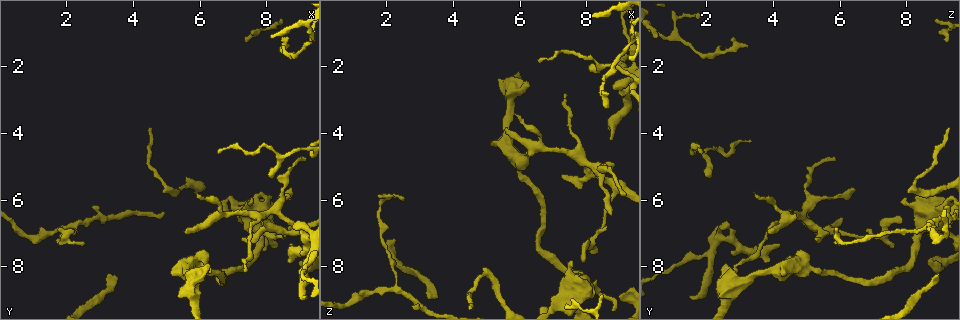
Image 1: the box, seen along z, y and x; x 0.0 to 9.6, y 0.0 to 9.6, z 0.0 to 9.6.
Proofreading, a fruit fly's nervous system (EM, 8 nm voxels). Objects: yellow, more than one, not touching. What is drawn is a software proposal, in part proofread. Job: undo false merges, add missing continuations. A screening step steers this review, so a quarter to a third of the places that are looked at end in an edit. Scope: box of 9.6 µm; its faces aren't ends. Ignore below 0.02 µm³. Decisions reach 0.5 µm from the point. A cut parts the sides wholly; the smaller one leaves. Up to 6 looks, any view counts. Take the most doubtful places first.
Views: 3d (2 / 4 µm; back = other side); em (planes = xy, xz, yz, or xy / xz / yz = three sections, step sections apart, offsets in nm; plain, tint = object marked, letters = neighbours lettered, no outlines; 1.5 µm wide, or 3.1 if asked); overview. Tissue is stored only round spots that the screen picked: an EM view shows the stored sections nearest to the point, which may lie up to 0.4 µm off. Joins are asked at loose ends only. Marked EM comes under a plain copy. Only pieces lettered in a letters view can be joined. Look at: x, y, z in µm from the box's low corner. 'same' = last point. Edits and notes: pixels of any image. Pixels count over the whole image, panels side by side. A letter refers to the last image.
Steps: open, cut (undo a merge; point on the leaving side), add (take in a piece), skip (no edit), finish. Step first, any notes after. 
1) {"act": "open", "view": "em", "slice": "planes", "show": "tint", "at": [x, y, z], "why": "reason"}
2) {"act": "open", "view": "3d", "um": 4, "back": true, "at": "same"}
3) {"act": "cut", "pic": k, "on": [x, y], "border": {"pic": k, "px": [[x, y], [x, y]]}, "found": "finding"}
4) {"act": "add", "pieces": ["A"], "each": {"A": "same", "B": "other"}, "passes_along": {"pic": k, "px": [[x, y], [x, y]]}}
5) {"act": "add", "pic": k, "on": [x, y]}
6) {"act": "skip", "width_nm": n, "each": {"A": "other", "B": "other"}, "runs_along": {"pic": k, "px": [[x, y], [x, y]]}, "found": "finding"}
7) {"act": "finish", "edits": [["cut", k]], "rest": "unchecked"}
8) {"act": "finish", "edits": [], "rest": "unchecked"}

{"act": "open", "view": "em", "slice": "planes", "show": "letters", "at": [3.20, 8.20, 8.90], "why": "an open end"}

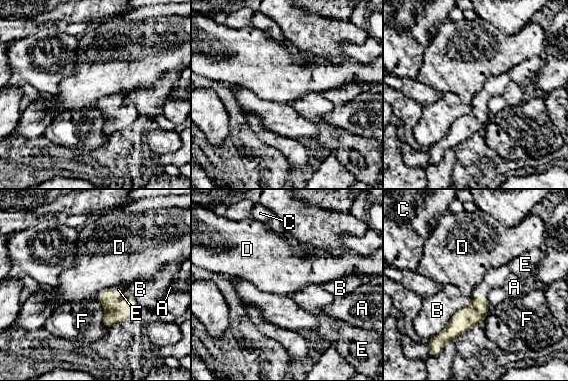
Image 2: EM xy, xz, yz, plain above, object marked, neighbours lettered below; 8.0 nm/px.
{"act": "add", "pieces": ["E"], "each": {"A": "other", "B": "other", "C": "other", "D": "other", "E": "same", "F": "other"}, "passes_along": {"pic": 2, "px": [[117, 309], [119, 296], [118, 289]]}, "found": "the neuron continues"}

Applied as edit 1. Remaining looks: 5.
{"act": "open", "view": "overview"}

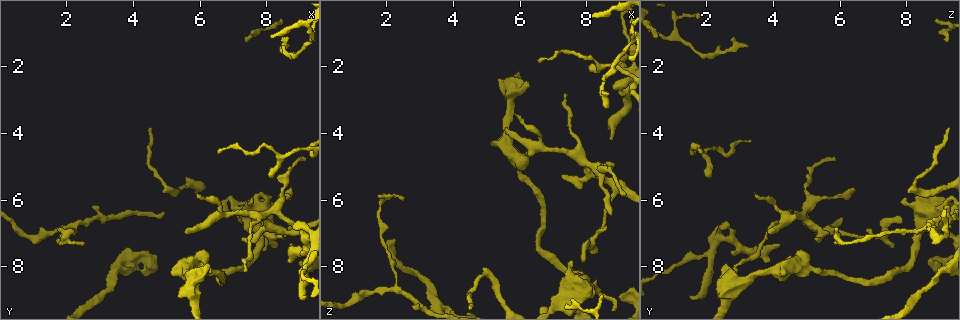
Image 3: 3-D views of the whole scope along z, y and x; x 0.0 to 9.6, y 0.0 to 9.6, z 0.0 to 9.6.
{"act": "open", "view": "3d", "um": 2, "at": [7.45, 8.15, 2.90], "why": "end of a long branch"}

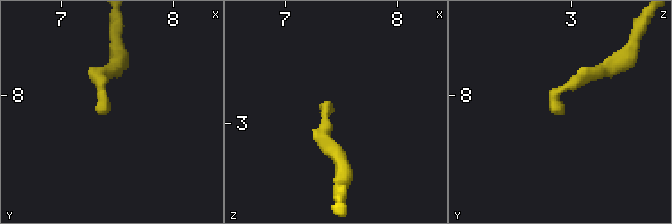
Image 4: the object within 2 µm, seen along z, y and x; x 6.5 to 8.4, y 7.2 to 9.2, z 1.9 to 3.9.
{"act": "open", "view": "em", "slice": "planes", "show": "letters", "at": [7.40, 8.14, 2.92]}

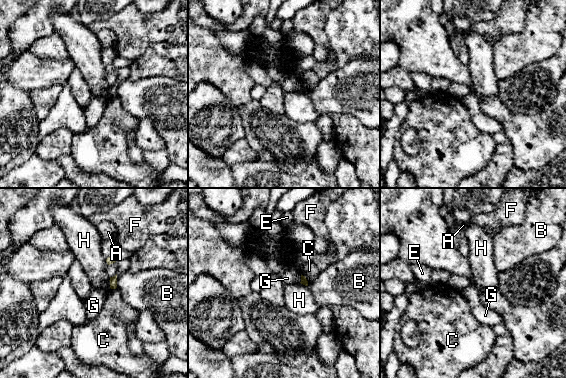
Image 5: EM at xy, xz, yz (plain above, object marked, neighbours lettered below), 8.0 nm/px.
{"act": "skip", "each": {"A": "other", "B": "other", "C": "other", "E": "other", "F": "other", "G": "other", "H": "other"}, "border": {"pic": 5, "px": [[116, 274], [117, 287]]}, "found": "none of them fits"}

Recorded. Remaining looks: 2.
{"act": "finish", "edits": [["add", 2]], "rest": "unchecked"}

